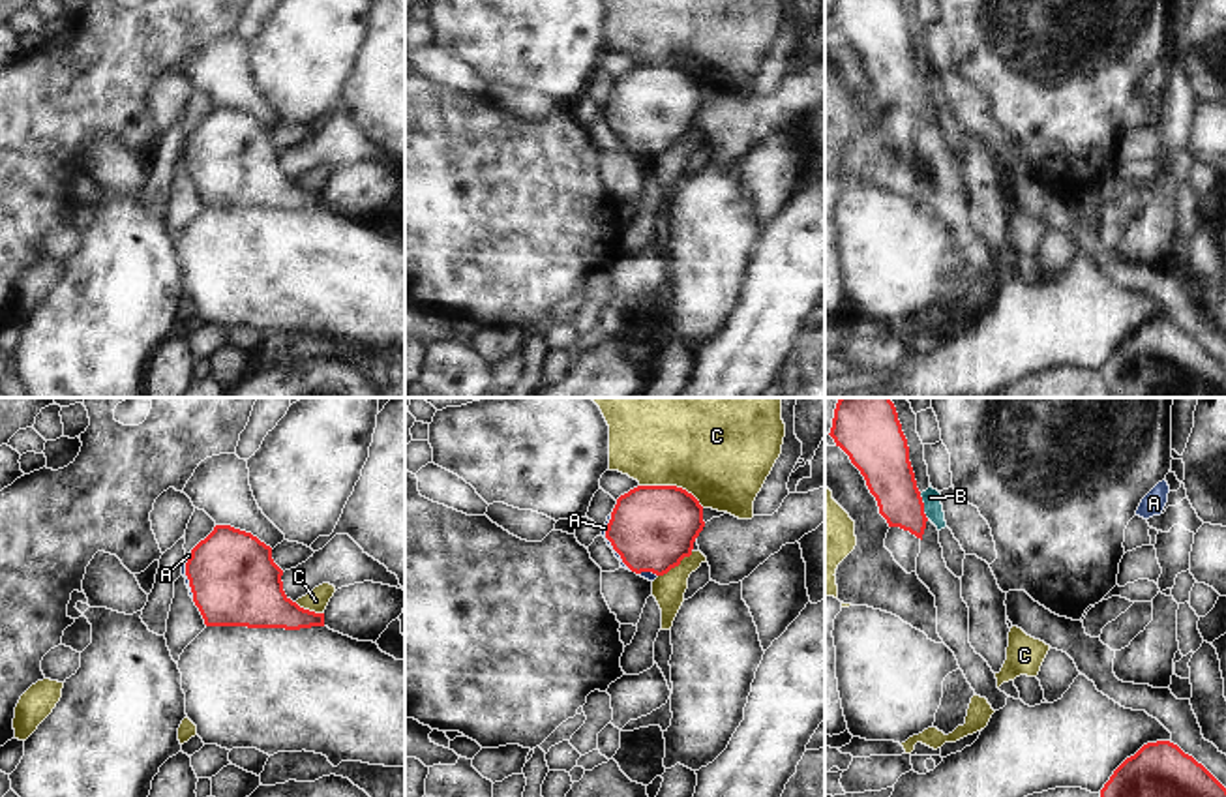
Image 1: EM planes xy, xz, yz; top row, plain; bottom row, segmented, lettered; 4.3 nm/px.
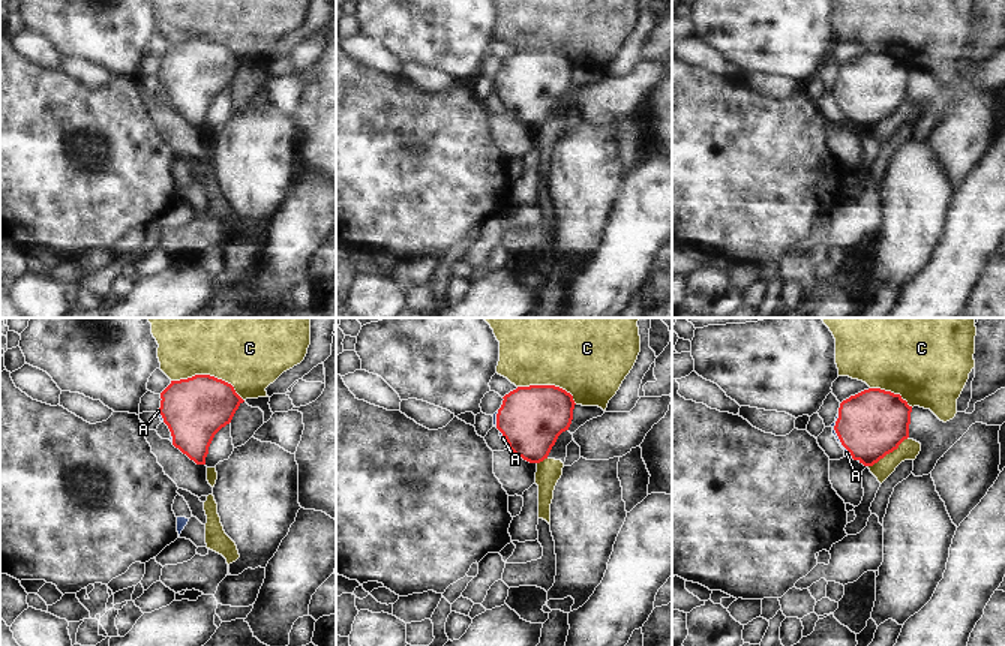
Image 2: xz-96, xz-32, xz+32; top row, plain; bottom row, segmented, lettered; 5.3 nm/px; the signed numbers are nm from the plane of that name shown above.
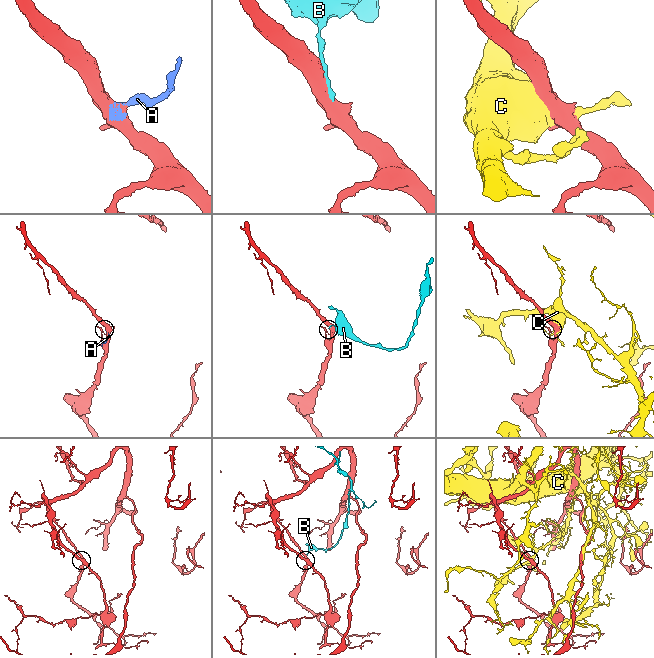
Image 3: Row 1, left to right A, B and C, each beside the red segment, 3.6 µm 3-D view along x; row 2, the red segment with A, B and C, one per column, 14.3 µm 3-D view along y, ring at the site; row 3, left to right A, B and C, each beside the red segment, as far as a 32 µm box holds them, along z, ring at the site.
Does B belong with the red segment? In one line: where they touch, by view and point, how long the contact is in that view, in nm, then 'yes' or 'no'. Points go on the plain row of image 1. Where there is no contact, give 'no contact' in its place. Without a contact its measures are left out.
meets red in yz at (923, 87); contact 120 nm long; no

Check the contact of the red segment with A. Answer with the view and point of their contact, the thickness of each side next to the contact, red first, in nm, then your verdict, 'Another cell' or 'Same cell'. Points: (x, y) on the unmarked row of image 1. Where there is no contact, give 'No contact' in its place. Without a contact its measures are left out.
Touches red at xz (610, 120). Thickness 360 nm (red) against 20 nm. Same cell.

